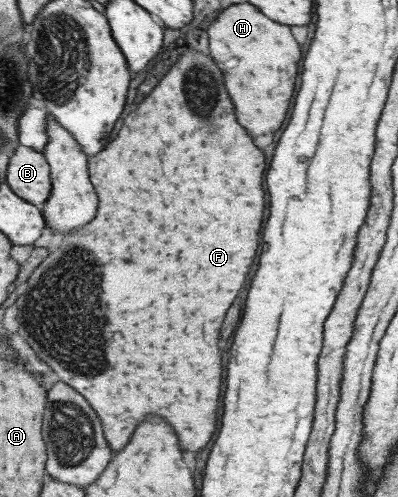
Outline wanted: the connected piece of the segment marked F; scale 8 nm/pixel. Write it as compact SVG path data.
M186 50L184 54L180 54L180 58L150 90L150 94L138 104L138 108L134 108L124 118L124 124L118 128L116 138L110 140L104 146L104 150L100 150L100 154L87 158L88 176L98 196L98 212L90 222L82 226L82 230L71 230L71 233L66 233L61 238L60 244L52 252L47 253L24 281L24 290L16 298L17 333L26 340L34 355L54 371L59 381L65 382L88 400L88 404L94 408L102 422L102 432L108 440L108 446L116 452L128 442L130 432L136 424L142 422L146 414L162 416L164 422L174 428L182 450L198 452L210 440L212 432L216 430L216 404L222 382L218 330L222 326L222 318L228 310L228 304L242 288L252 258L258 250L258 232L264 216L262 174L266 168L266 160L264 155L260 154L260 150L252 144L252 138L244 132L244 128L238 126L234 118L234 106L228 100L228 94L222 86L222 74L208 54L194 50Z

